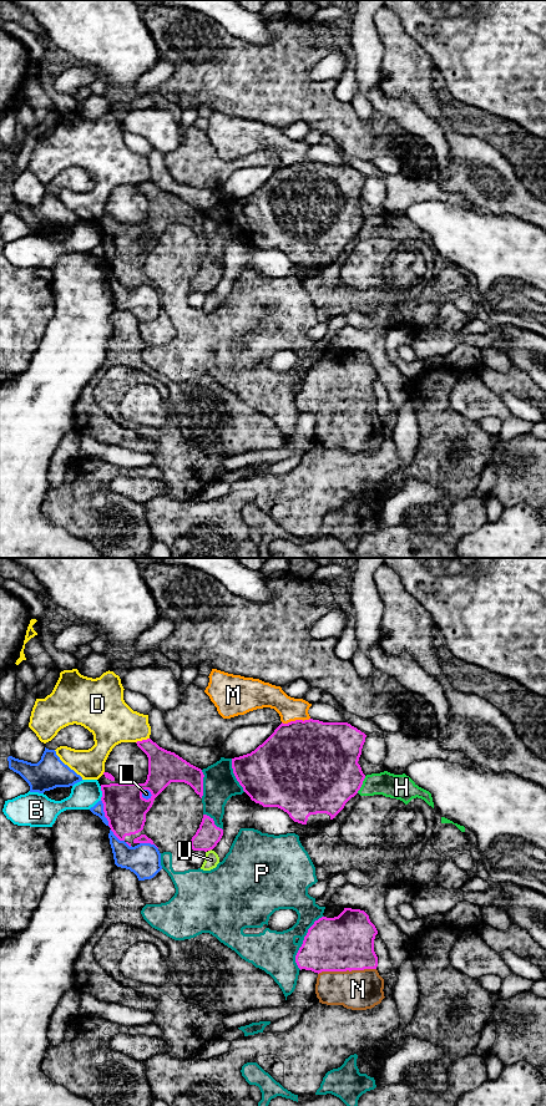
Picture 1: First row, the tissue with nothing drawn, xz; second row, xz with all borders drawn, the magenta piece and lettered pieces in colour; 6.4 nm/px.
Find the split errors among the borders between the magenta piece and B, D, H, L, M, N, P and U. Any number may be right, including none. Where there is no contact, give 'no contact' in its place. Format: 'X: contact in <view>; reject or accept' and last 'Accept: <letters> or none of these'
B: contact in xz; reject
D: contact in xz; reject
H: contact in xz; reject
L: contact in xz; reject
M: contact in xz; reject
N: contact in xz; accept
P: contact in xz; reject
U: contact in xz; reject
Accept: N

